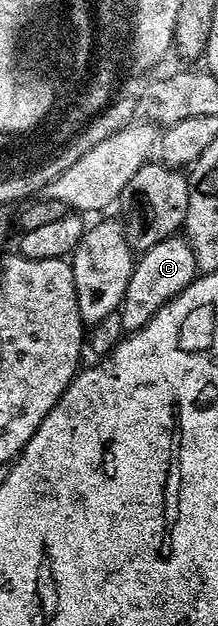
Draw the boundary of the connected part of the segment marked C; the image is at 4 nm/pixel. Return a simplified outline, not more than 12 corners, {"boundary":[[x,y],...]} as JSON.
{"boundary":[[184,237],[134,261],[119,307],[121,329],[140,330],[198,277]]}

